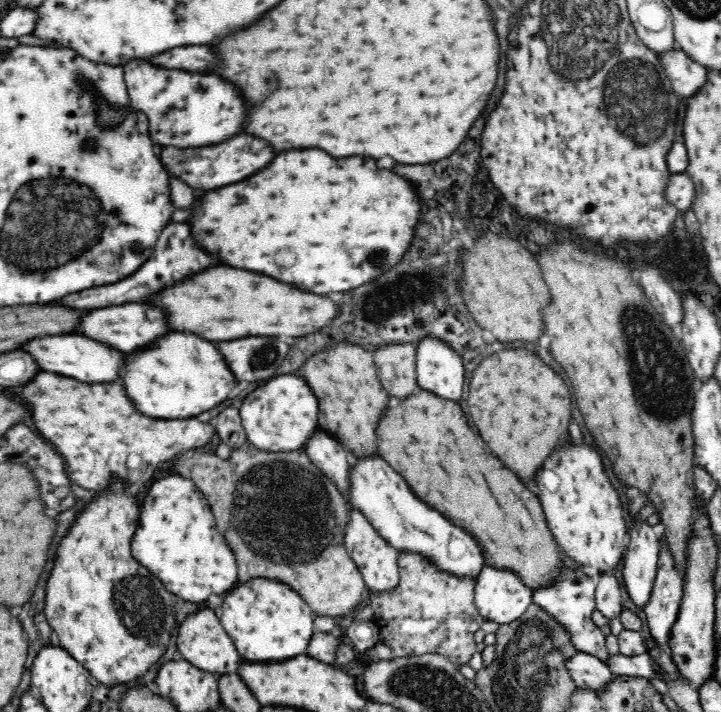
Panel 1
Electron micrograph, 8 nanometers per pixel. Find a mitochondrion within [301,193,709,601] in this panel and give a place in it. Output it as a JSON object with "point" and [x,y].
{"point":[663,392]}

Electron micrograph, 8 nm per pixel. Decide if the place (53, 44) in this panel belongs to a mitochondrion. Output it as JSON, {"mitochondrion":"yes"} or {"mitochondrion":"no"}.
{"mitochondrion":"no"}

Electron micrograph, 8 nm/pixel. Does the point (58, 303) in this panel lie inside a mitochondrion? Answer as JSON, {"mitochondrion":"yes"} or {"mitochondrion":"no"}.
{"mitochondrion":"no"}

